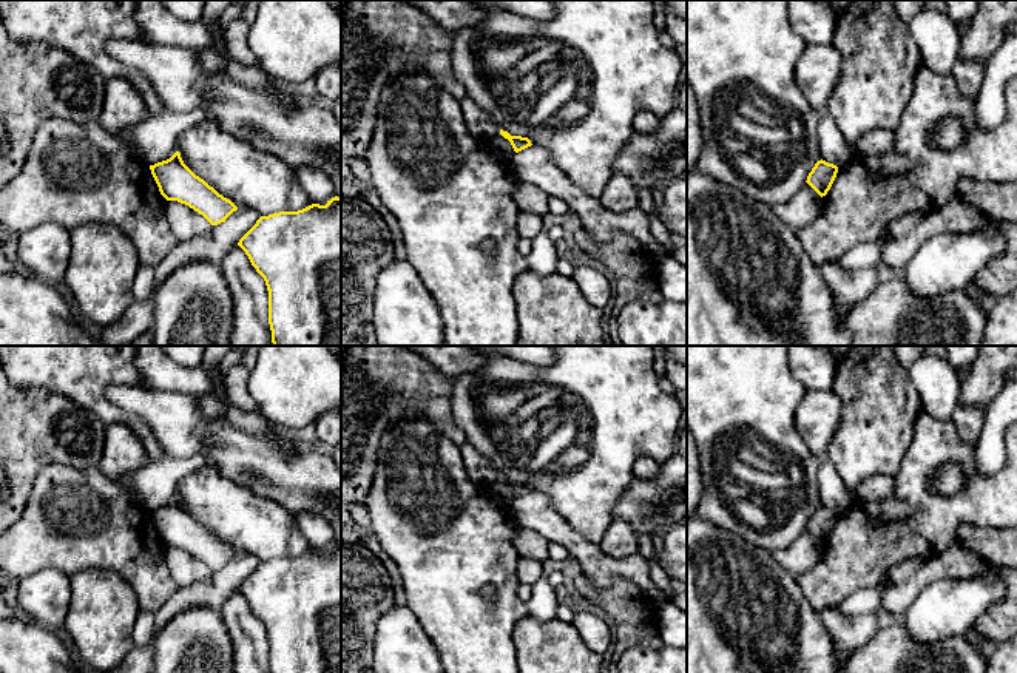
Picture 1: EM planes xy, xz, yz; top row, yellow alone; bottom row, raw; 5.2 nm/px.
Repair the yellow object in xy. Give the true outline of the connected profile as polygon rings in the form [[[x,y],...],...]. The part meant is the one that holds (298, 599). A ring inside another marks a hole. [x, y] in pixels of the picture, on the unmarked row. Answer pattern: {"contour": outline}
{"contour": [[[341,543],[261,562],[238,591],[265,627],[270,673],[341,673]]]}

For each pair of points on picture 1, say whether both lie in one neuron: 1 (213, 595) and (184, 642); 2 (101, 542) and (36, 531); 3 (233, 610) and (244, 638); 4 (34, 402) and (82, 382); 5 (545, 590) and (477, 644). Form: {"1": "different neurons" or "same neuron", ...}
{"1": "different neurons", "2": "same neuron", "3": "same neuron", "4": "different neurons", "5": "different neurons"}

